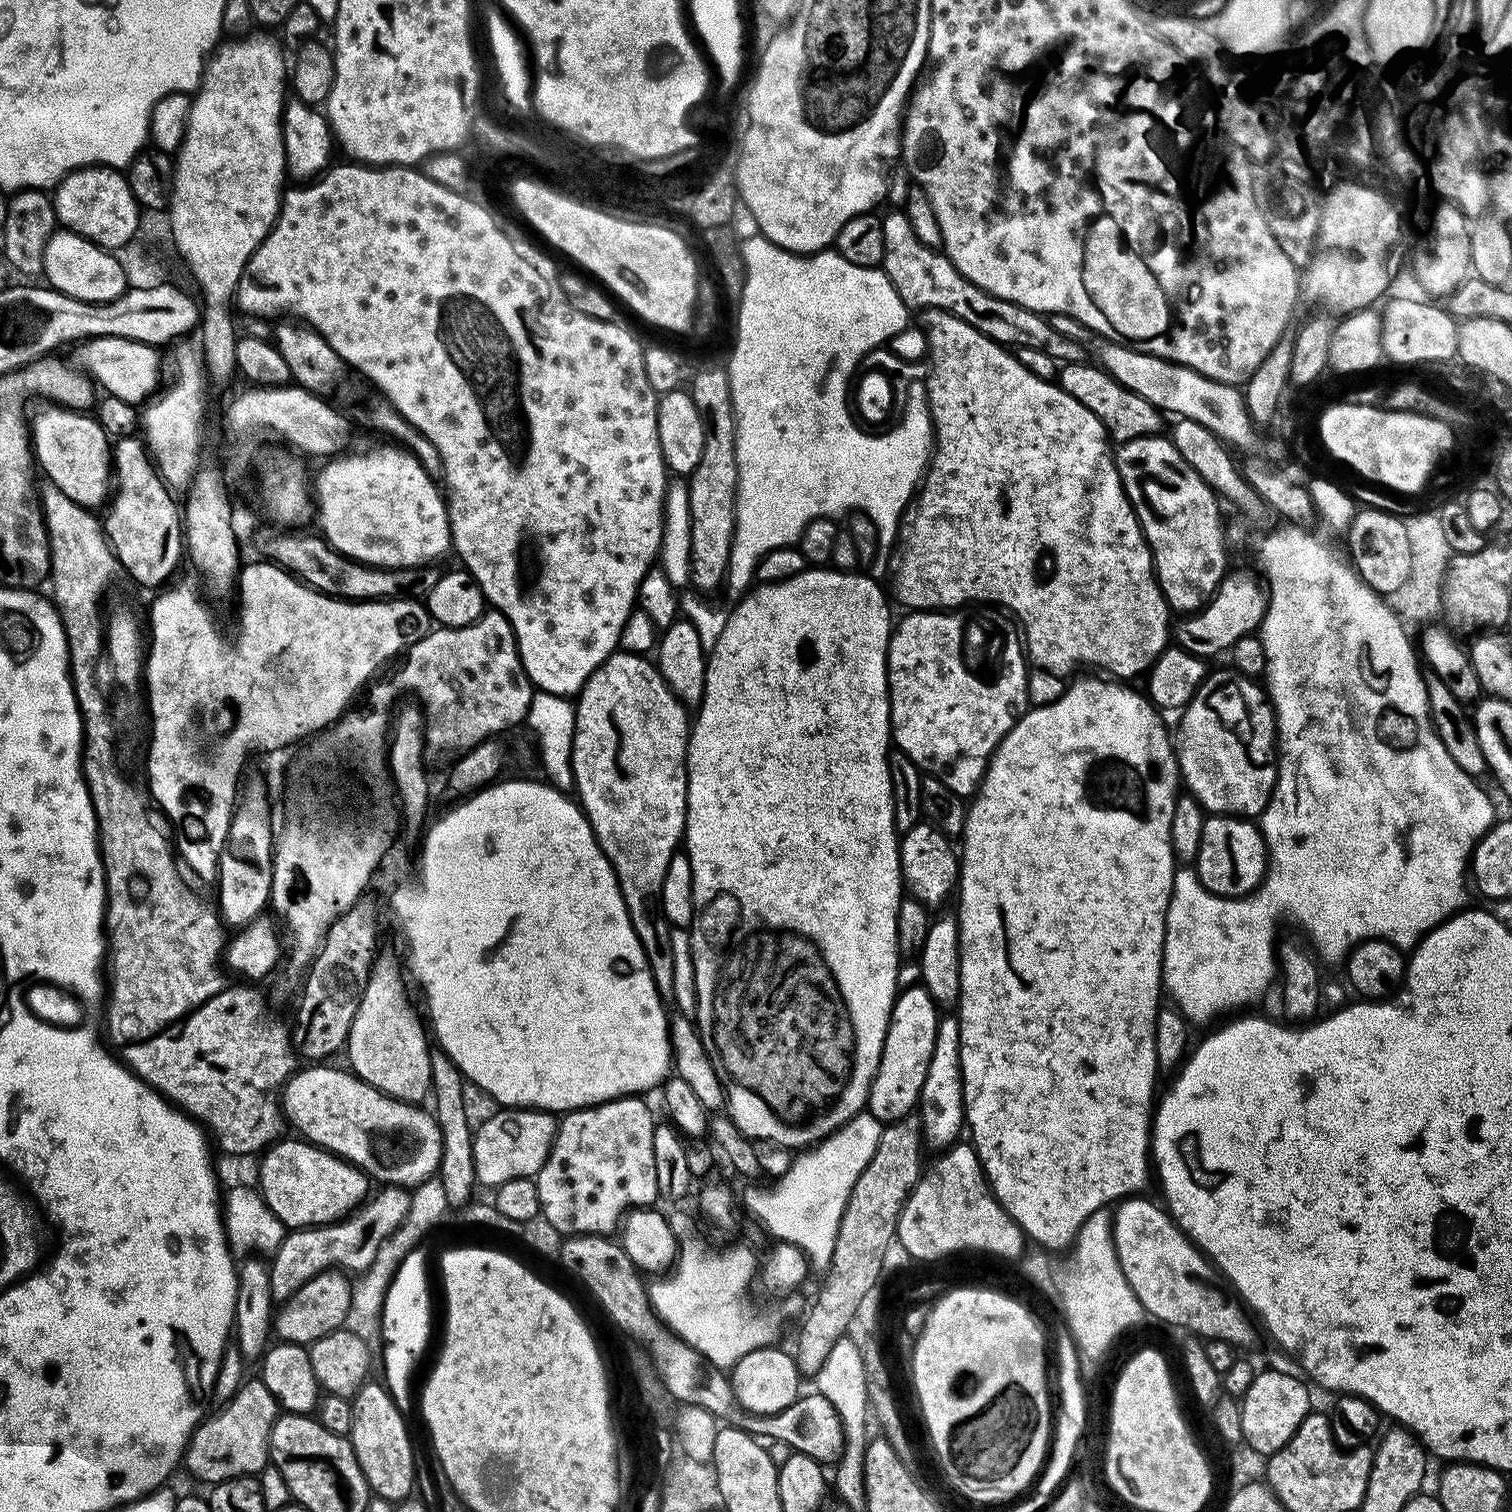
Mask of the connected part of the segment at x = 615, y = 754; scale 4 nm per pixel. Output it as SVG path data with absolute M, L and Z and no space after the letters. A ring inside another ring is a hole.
M623 650L613 652L598 670L594 670L594 674L590 674L578 693L574 707L576 729L571 758L574 792L584 815L588 817L588 825L596 835L598 846L614 870L634 934L638 934L638 942L642 942L658 994L661 1000L668 1002L674 996L673 925L665 918L658 901L666 870L673 856L677 855L679 848L676 847L681 847L684 839L688 813L686 761L690 716L685 705L668 689L664 676L653 661L651 664L643 655Z

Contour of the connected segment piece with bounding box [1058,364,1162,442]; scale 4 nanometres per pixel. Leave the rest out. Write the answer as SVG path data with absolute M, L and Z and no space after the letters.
M1068 364L1065 368L1063 366L1059 369L1058 383L1063 392L1082 402L1086 410L1090 410L1101 420L1105 432L1113 441L1123 442L1143 436L1154 436L1161 431L1161 409L1119 384L1103 367L1096 365L1095 368L1092 364Z

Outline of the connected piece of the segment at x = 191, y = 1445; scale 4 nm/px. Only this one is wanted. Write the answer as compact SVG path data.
M253 1378L245 1379L231 1402L219 1411L213 1420L205 1419L192 1433L182 1457L189 1470L198 1479L205 1480L208 1486L221 1484L236 1476L256 1476L264 1467L269 1467L268 1439L278 1415L278 1405L263 1380Z

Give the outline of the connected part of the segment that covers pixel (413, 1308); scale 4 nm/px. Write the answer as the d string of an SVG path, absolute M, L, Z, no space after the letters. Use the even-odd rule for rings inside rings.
M423 1247L406 1254L397 1266L388 1292L385 1294L381 1314L383 1332L382 1355L384 1354L383 1383L392 1394L392 1399L402 1410L407 1409L408 1387L412 1384L412 1371L432 1336L432 1300L428 1297L428 1256Z

